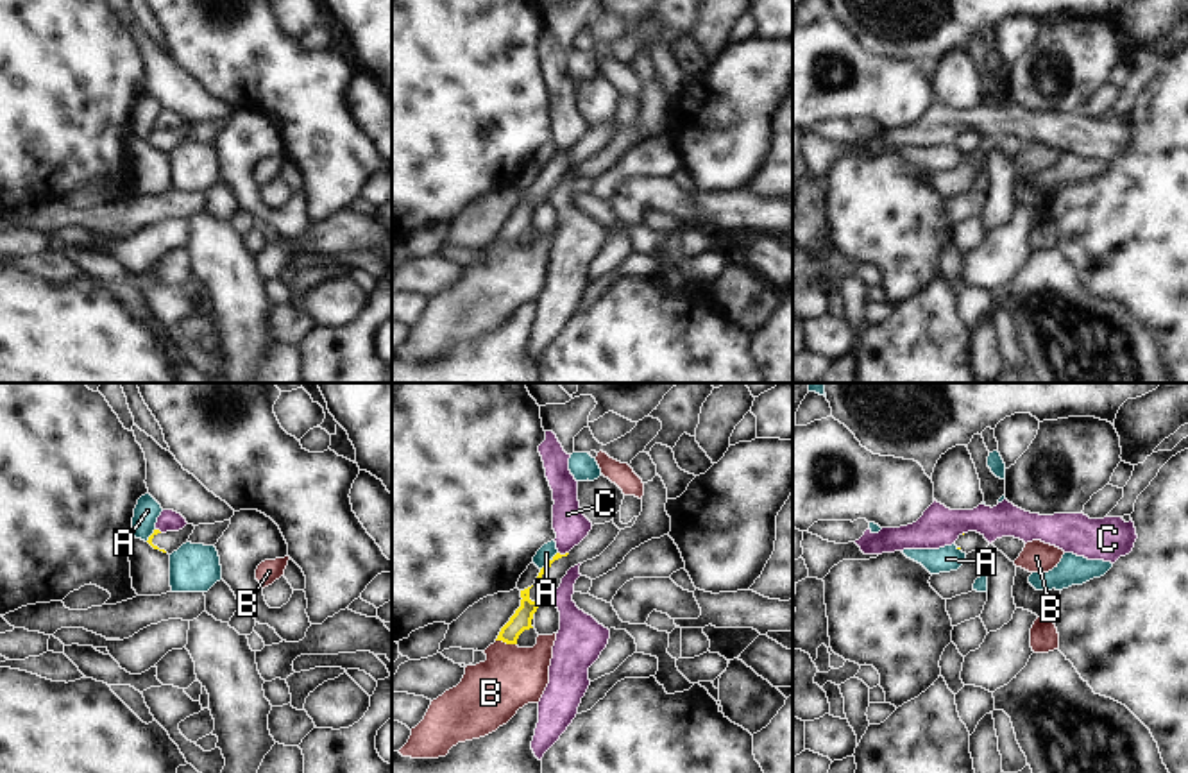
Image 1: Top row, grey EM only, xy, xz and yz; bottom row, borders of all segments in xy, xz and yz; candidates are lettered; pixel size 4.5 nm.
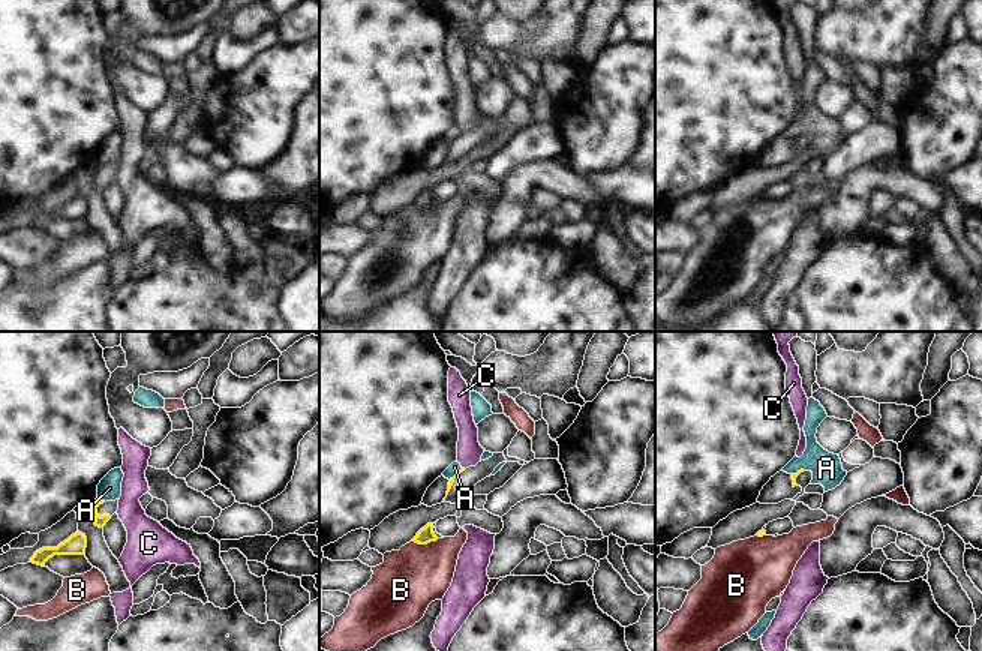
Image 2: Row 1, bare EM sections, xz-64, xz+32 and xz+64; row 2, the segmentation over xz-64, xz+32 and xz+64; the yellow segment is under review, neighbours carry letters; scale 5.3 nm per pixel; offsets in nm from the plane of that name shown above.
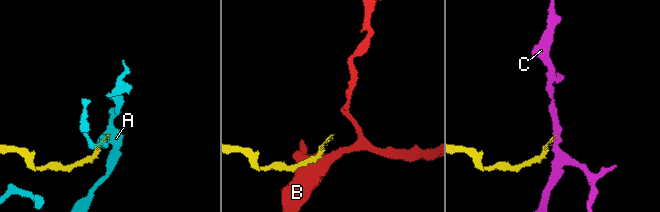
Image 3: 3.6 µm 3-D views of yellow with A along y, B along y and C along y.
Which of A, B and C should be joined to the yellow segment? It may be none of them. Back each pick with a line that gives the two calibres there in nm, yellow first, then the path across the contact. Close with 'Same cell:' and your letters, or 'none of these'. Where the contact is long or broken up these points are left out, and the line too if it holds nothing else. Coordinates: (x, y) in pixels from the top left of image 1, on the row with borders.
Same cell: none of these

